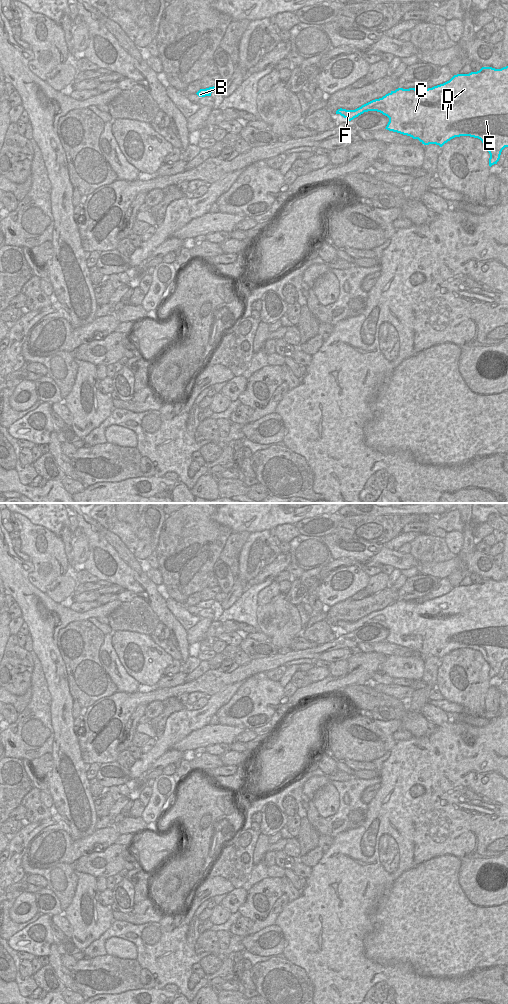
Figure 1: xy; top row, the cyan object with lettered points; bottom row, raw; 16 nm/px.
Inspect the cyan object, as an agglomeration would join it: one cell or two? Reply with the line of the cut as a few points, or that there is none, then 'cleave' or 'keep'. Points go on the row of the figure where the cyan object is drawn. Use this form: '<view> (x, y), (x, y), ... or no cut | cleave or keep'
no cut | keep

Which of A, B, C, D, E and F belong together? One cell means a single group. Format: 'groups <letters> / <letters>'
groups A B C D E F

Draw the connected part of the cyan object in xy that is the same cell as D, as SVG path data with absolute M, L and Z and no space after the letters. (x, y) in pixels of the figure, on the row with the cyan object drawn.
M508 66L501 69L482 67L477 72L454 75L449 81L432 88L418 91L415 88L398 88L382 98L372 100L355 110L338 109L347 121L351 121L364 112L377 111L389 118L385 129L418 139L422 144L436 144L442 147L455 137L470 136L482 141L489 152L489 166L500 159L502 150L508 147Z

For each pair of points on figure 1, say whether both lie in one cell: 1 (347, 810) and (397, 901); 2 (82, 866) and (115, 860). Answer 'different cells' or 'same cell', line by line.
1: different cells
2: same cell

